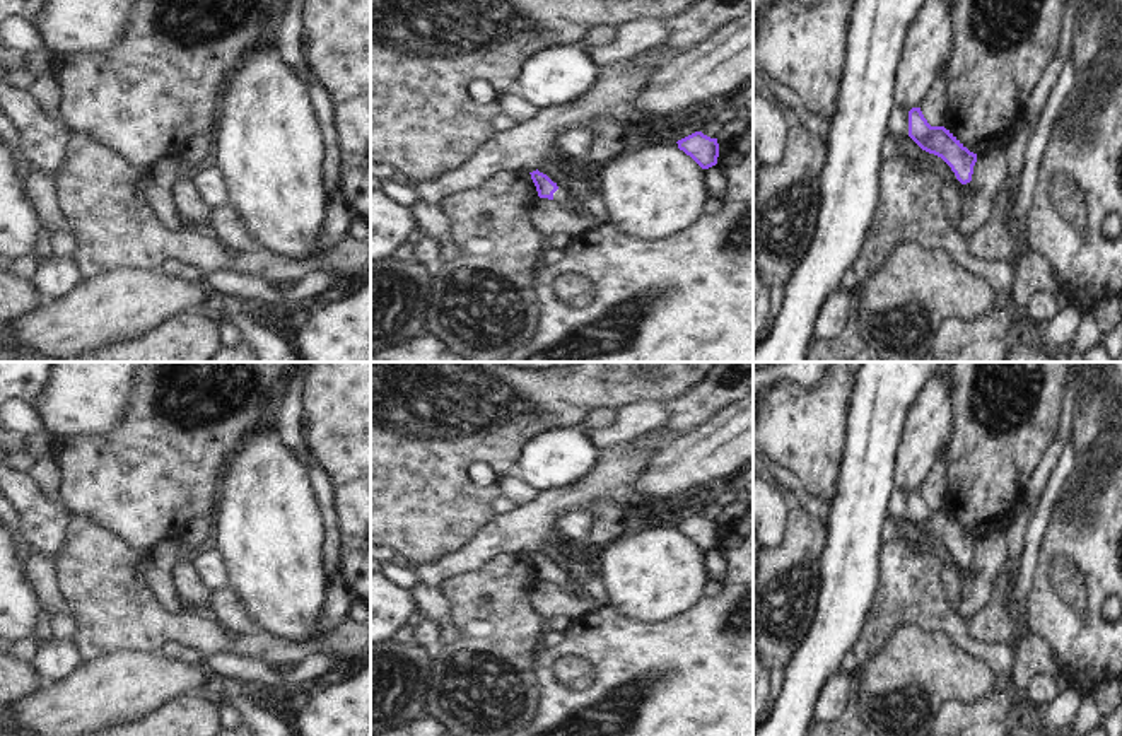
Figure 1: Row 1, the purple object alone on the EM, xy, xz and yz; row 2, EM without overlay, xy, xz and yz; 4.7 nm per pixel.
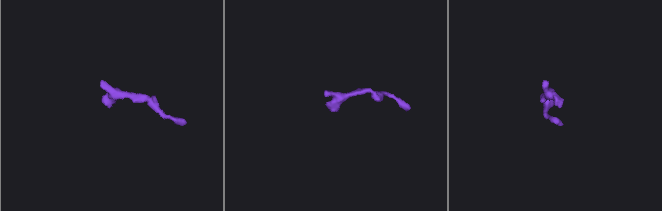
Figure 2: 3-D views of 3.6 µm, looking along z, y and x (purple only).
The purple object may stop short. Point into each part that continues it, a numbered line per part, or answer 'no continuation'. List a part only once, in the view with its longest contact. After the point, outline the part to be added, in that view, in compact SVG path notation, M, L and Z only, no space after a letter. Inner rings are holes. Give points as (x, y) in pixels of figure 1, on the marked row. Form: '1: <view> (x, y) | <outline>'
1: xz (560, 195) | M558 188L558 190L553 193L553 200L558 202L560 205L570 208L570 210L577 210L576 205L574 205L574 202L572 202L570 196L567 195L567 190L560 190L560 188Z

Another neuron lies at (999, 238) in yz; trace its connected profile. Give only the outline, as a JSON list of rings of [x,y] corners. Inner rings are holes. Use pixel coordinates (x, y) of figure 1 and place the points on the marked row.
[[[1008,183],[996,196],[987,222],[970,234],[965,241],[968,251],[984,260],[1006,258],[1013,263],[1028,246],[1025,229],[1011,220],[1014,200],[1014,183]]]

